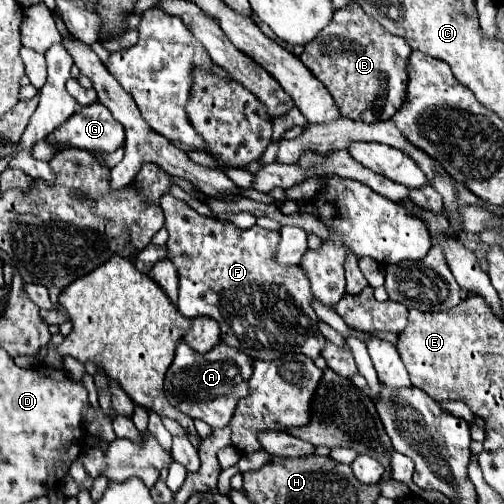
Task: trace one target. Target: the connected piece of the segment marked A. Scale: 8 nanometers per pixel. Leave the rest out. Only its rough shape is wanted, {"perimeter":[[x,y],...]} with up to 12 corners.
{"perimeter":[[181,342],[165,376],[181,412],[225,428],[249,394],[249,356]]}

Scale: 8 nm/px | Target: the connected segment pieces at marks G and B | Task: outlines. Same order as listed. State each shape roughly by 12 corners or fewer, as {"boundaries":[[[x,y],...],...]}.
{"boundaries":[[[95,102],[47,140],[89,152],[115,152],[125,132]],[[351,4],[301,62],[343,116],[389,120],[409,44]]]}

